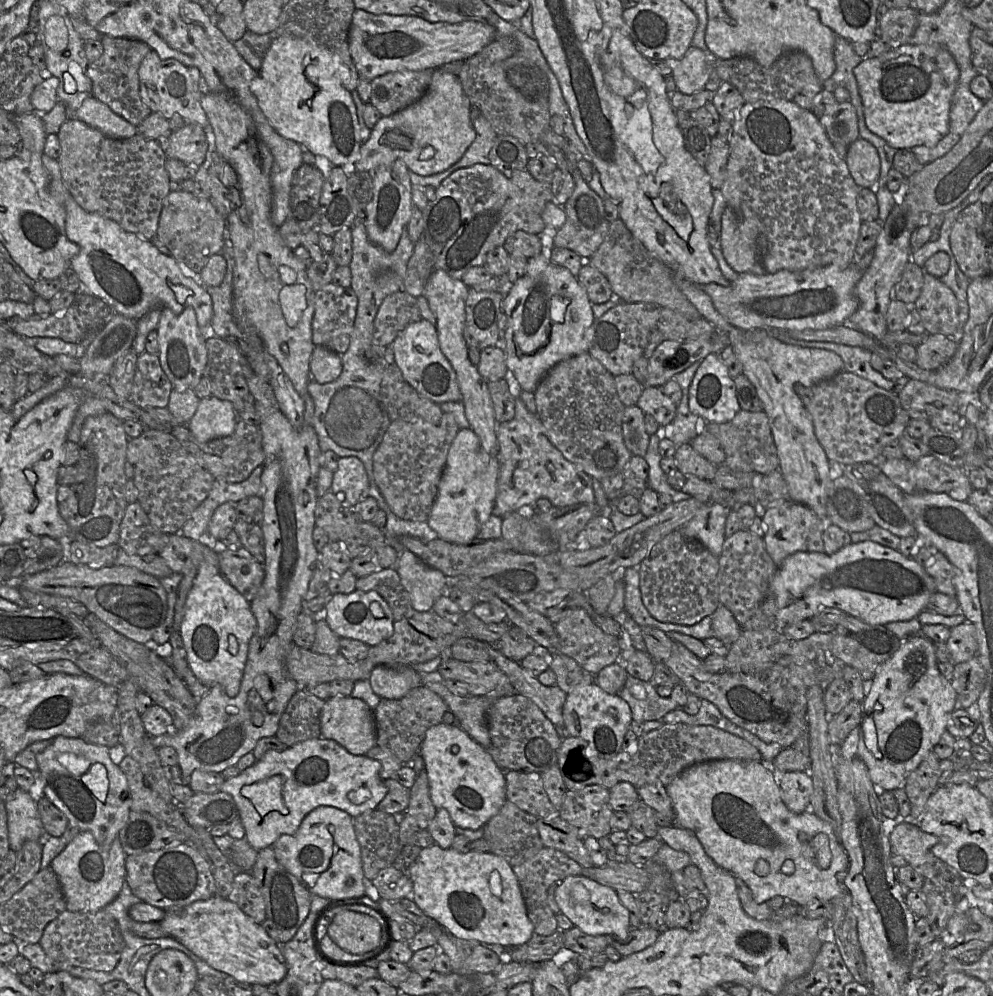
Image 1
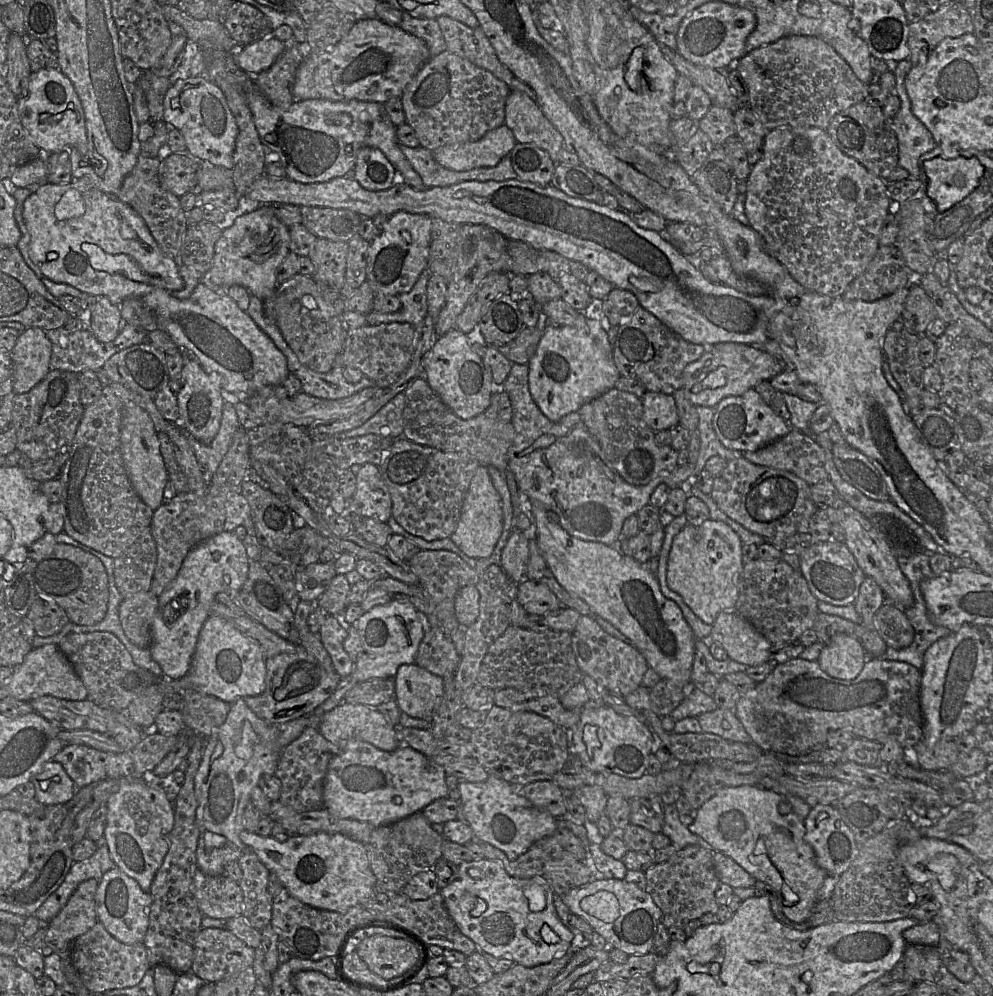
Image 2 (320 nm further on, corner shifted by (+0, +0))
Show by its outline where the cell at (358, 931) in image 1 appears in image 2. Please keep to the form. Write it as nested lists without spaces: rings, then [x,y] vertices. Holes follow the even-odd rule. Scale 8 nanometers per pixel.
[[[372,935],[355,952],[368,968],[385,980],[414,977],[425,965],[427,954],[420,944],[384,935]]]

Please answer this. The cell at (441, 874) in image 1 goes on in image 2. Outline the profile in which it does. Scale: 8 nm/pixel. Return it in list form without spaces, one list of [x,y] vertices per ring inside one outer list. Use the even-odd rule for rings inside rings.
[[[486,858],[464,861],[453,866],[455,879],[439,893],[459,930],[470,938],[482,953],[508,959],[525,967],[533,967],[573,952],[579,945],[579,937],[558,917],[554,906],[556,894],[543,878],[513,877],[500,863]]]

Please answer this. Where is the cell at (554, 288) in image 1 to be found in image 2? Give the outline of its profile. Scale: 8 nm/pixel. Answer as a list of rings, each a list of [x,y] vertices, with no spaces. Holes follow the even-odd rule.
[[[587,319],[586,324],[584,328],[543,324],[537,349],[527,363],[530,393],[541,412],[553,422],[616,387],[621,376],[613,359],[605,321]]]

